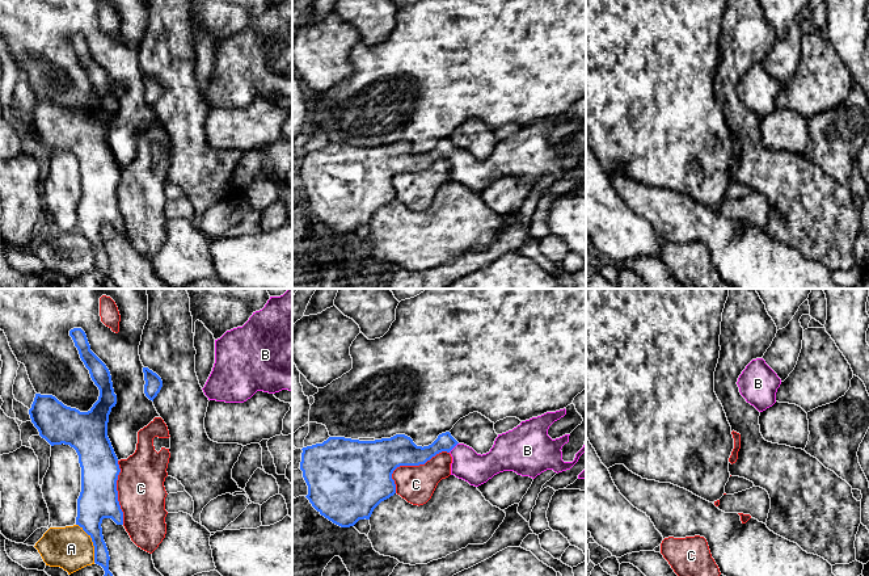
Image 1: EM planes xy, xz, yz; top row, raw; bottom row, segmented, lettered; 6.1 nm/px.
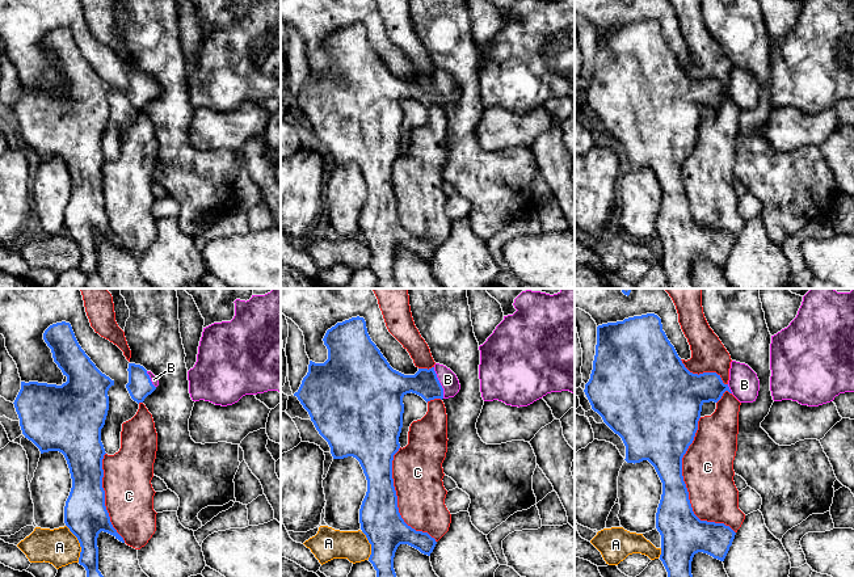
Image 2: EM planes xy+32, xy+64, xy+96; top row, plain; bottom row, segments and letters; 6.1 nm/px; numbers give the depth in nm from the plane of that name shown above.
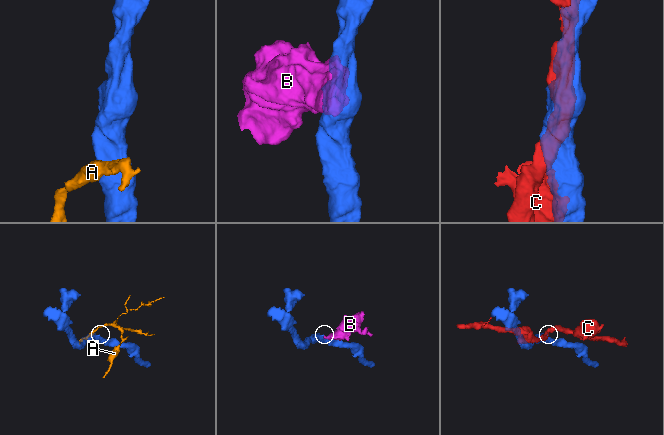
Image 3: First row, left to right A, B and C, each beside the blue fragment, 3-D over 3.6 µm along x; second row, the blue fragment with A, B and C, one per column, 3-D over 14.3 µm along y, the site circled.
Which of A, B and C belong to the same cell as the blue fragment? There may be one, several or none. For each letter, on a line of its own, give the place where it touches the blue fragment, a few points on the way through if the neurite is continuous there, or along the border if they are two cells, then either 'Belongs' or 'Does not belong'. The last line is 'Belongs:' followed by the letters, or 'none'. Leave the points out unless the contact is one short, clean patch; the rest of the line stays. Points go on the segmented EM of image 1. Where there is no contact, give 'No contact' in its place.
A: Touches blue at xy (93, 543). Boundary: xy (76, 524), (91, 538), (95, 562). Does not belong
B: Touches blue at xz (452, 448). Path across: xz (413, 455), (437, 446), (452, 448), (467, 465). Belongs
C: Touches blue at xz (410, 465). Does not belong
Belongs: B

